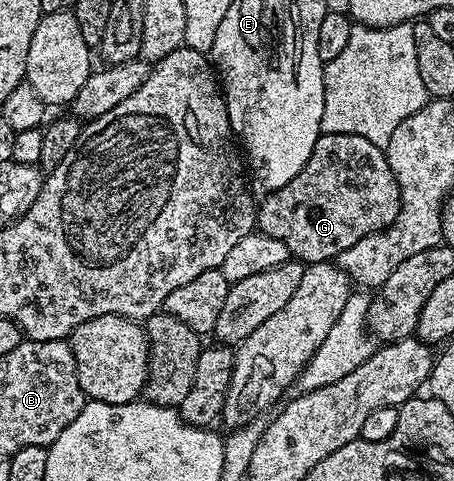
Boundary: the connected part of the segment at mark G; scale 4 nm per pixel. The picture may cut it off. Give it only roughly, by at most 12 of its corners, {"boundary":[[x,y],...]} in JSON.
{"boundary":[[320,134],[258,231],[304,265],[399,213],[386,151]]}

